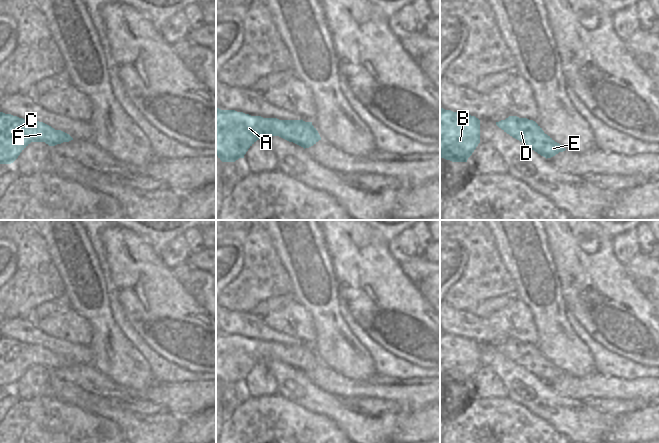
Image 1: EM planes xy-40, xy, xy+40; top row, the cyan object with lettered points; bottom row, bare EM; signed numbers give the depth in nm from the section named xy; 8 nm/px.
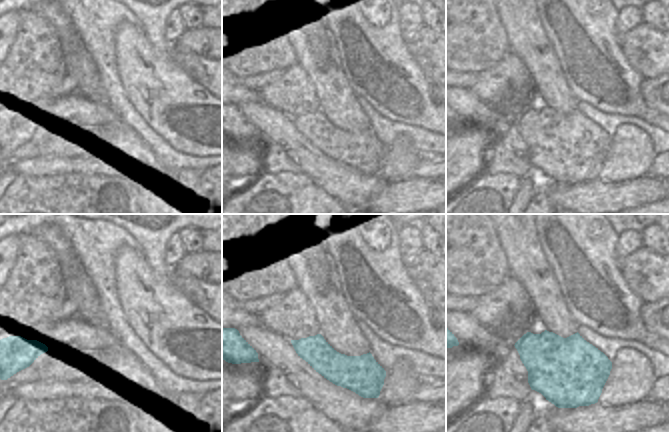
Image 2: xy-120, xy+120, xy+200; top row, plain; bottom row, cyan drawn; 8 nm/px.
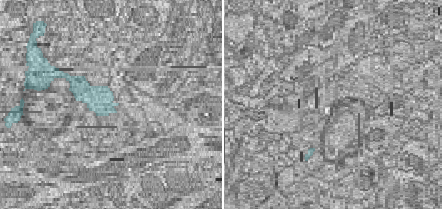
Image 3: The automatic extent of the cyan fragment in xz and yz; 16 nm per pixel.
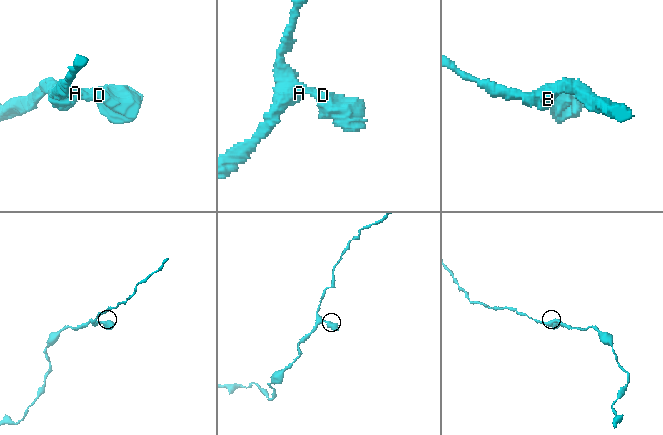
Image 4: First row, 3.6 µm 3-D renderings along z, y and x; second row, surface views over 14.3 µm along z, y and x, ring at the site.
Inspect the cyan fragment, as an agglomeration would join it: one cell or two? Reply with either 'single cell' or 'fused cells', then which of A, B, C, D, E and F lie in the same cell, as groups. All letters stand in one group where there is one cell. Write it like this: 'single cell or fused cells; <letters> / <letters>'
single cell; A B C D E F

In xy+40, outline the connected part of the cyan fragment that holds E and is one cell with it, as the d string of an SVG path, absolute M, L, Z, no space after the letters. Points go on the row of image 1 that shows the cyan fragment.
M509 116L505 120L496 122L496 125L546 159L566 150L561 144L545 134L533 120Z

